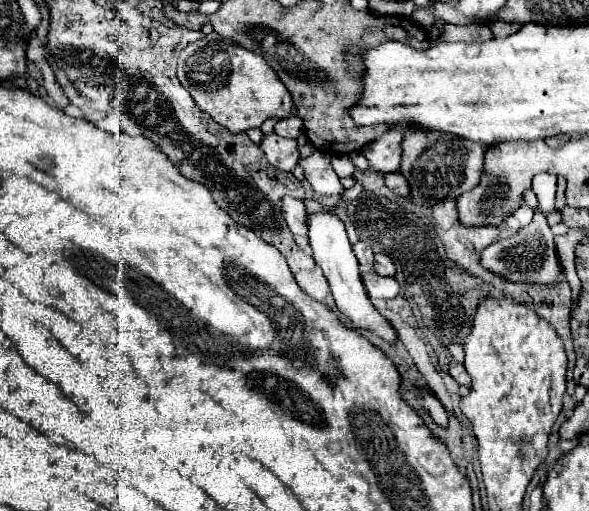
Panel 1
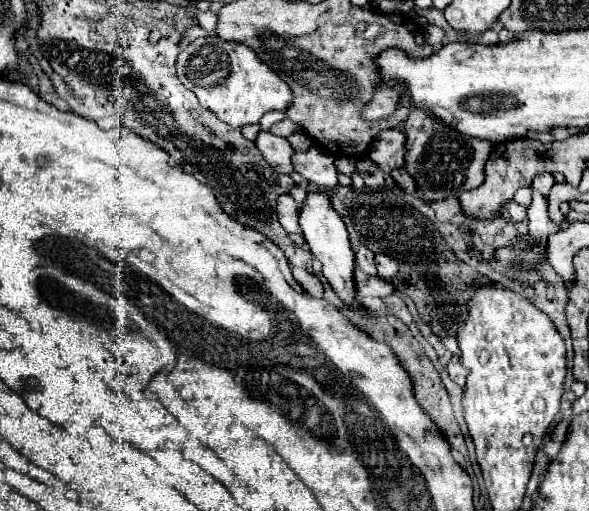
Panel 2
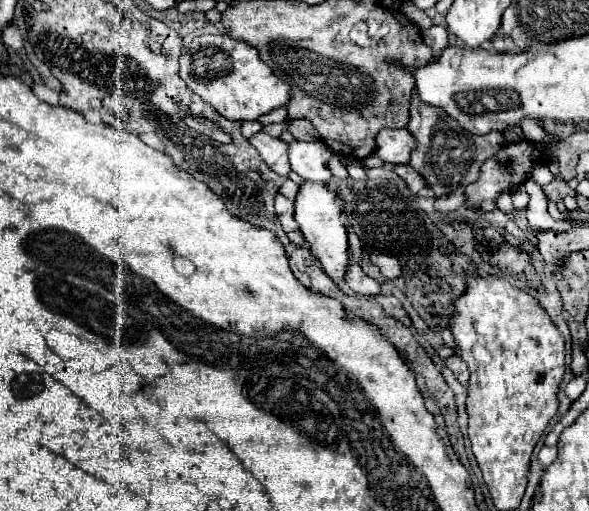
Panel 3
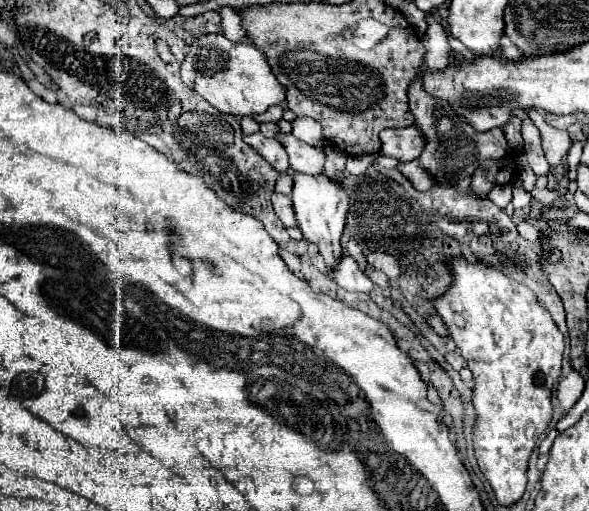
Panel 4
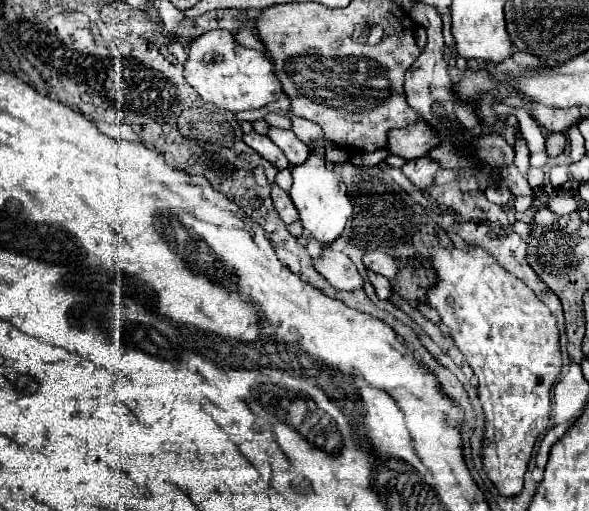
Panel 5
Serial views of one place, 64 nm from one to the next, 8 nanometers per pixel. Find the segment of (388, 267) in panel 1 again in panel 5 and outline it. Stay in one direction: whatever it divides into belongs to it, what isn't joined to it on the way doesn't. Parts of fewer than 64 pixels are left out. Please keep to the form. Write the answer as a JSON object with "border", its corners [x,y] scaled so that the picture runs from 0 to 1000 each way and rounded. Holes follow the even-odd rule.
{"border":[[[621,493],[618,497],[618,521],[632,532],[655,540],[659,548],[672,544],[672,536],[676,536],[672,509],[662,497],[652,497],[652,493]]]}

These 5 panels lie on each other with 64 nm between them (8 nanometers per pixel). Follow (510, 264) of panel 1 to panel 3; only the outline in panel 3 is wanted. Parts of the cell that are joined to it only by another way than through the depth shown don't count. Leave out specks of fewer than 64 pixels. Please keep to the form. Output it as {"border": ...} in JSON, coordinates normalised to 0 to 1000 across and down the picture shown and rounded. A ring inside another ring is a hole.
{"border":[[[903,348],[890,360],[893,376],[900,380],[900,399],[893,407],[896,419],[896,438],[907,454],[927,454],[927,450],[951,450],[954,434],[944,434],[930,419],[930,387],[917,364],[903,356]]]}

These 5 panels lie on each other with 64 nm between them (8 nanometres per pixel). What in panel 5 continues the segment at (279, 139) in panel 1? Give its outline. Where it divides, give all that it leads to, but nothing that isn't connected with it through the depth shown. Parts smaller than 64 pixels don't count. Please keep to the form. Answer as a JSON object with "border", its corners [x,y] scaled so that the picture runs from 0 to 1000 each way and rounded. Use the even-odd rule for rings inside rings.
{"border":[[[424,258],[424,262],[414,262],[411,274],[414,274],[424,290],[431,290],[448,313],[455,313],[458,321],[465,321],[472,333],[489,329],[486,305],[472,294],[472,286],[465,286],[465,282],[458,278],[455,266],[445,266],[445,262],[438,262],[438,258]]]}

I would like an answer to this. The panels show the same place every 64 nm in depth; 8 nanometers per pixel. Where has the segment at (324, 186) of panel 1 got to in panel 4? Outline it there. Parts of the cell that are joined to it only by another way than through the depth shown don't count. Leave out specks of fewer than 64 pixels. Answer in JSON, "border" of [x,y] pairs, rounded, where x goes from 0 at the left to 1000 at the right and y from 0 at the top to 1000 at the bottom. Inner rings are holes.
{"border":[[[472,262],[469,270],[486,290],[489,305],[492,305],[496,333],[513,337],[513,341],[550,341],[550,313],[553,313],[550,290],[526,286],[526,282],[513,278],[513,274],[499,270],[496,262],[489,262],[489,266]]]}

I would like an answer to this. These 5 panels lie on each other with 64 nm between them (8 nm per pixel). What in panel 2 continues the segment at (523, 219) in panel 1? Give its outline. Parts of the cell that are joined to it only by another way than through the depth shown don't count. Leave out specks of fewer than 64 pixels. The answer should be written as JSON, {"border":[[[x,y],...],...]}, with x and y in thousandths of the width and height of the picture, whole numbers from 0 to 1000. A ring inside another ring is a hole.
{"border":[[[866,395],[866,399],[856,407],[856,419],[859,419],[862,427],[869,427],[873,434],[890,434],[890,431],[893,431],[893,415],[896,415],[896,407],[893,407],[893,403],[883,403],[879,395]]]}

